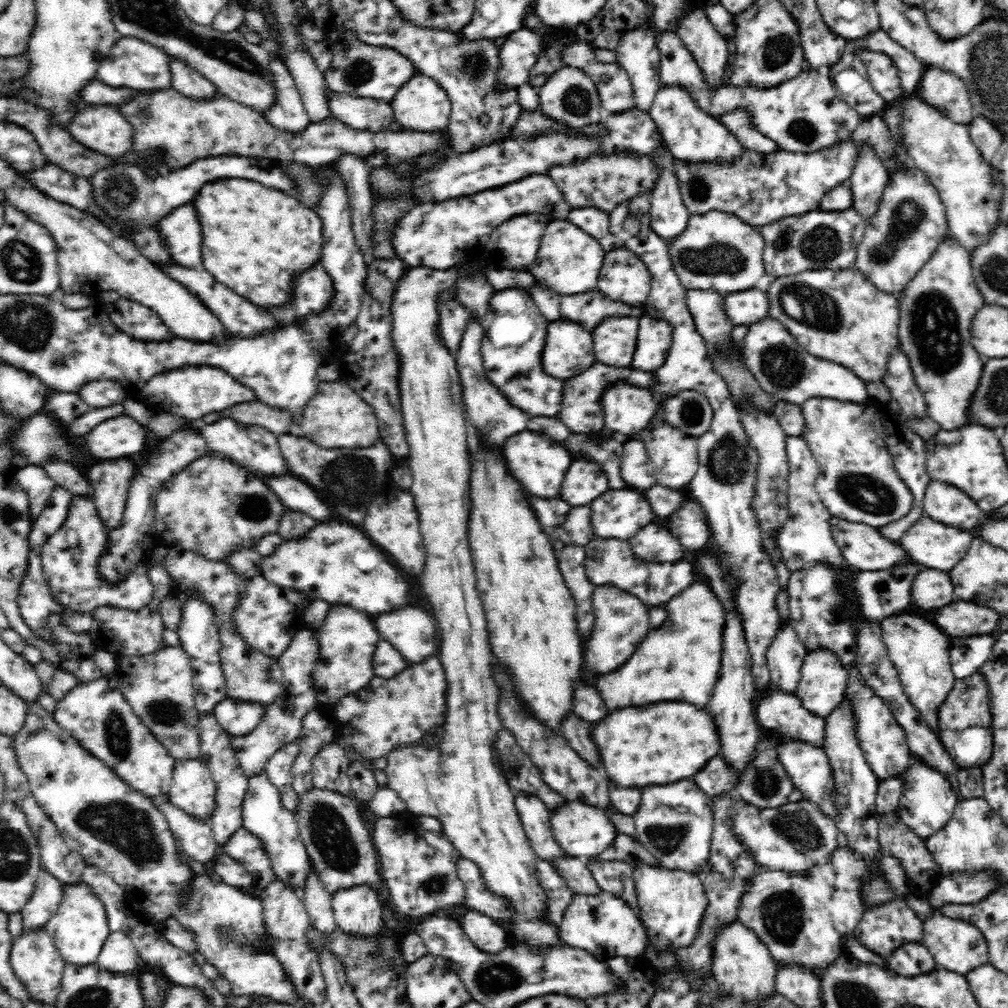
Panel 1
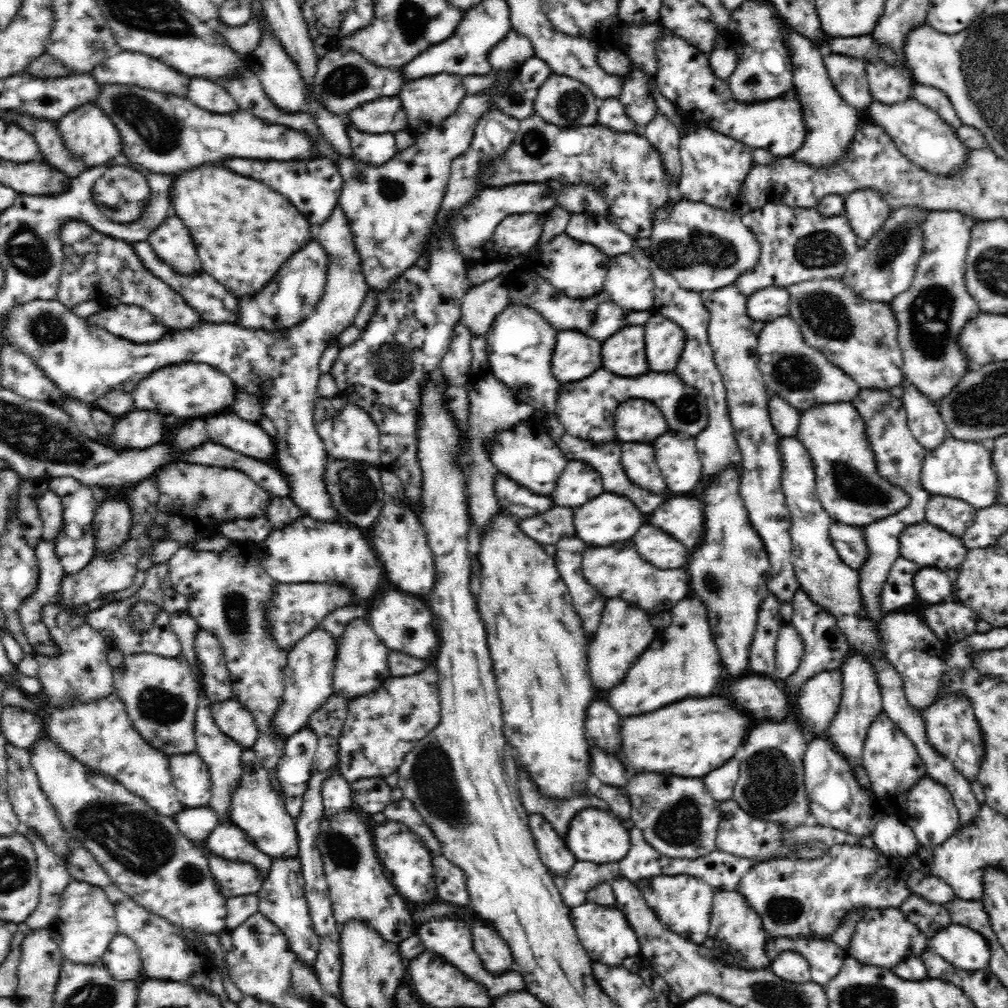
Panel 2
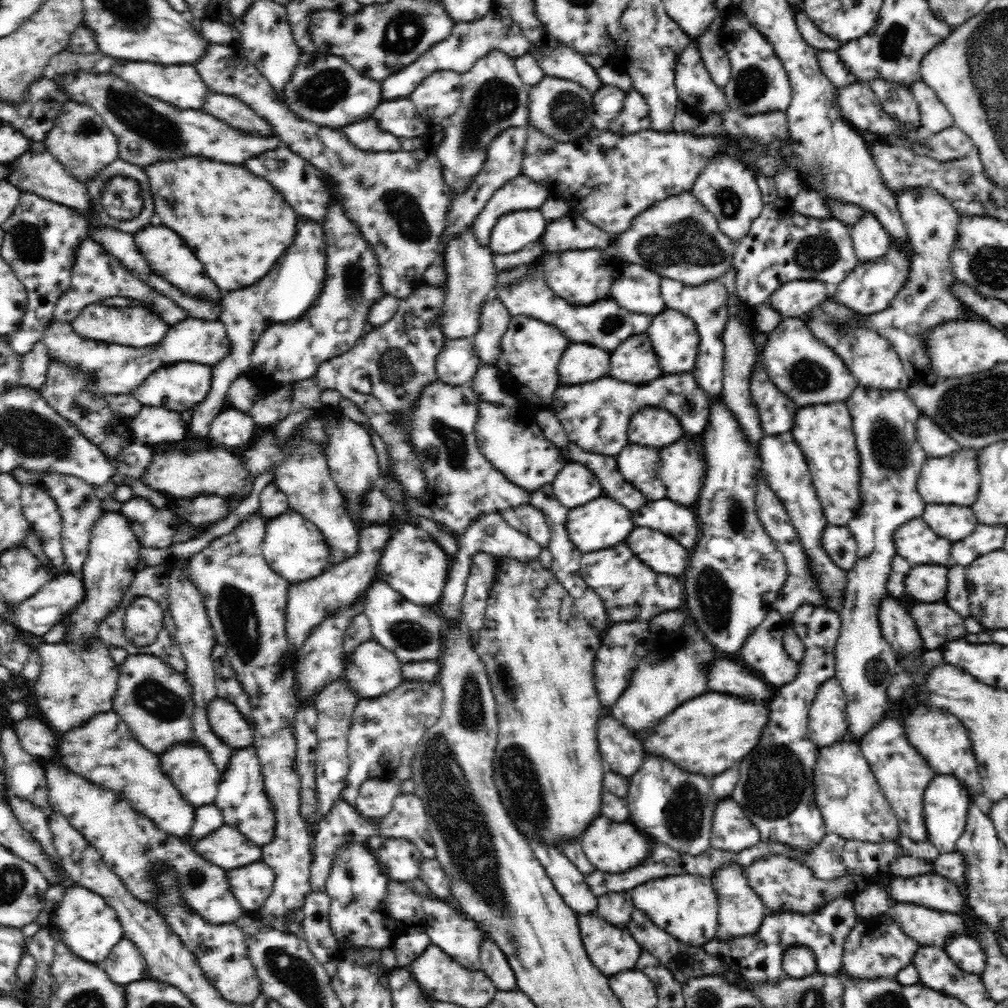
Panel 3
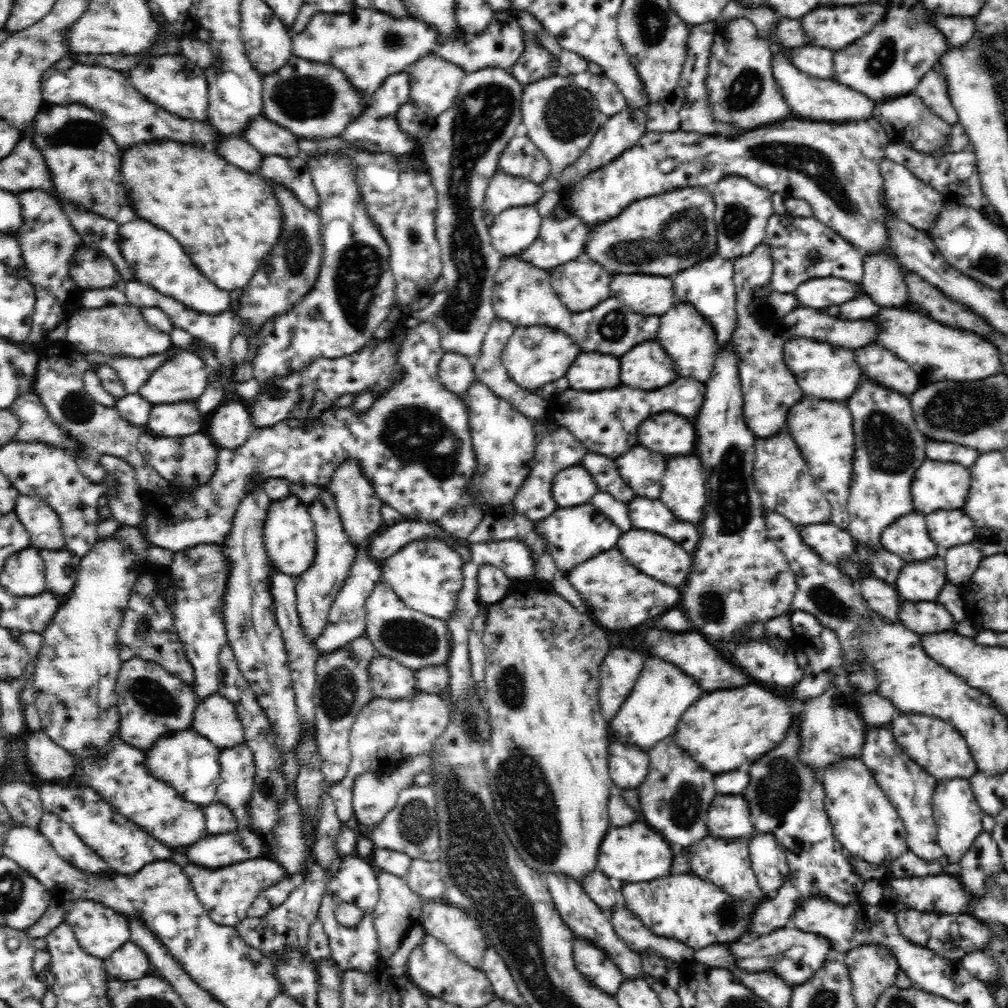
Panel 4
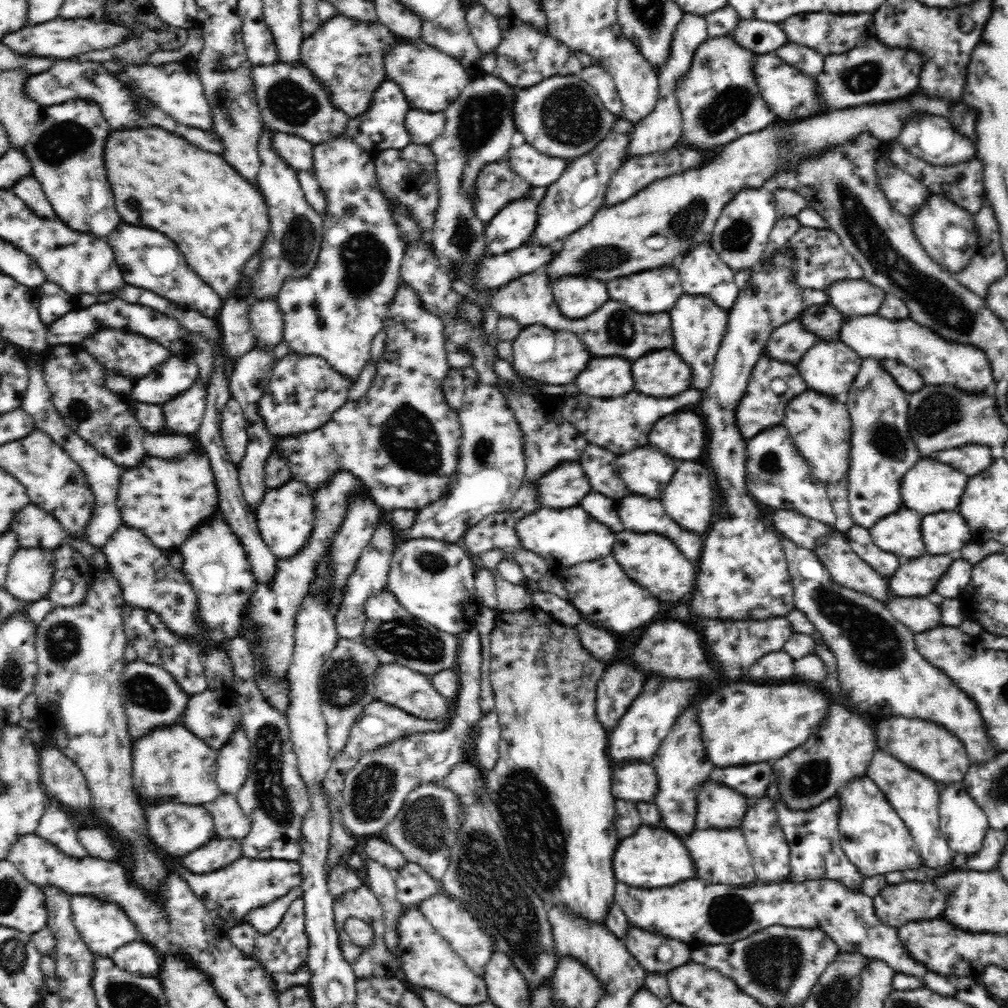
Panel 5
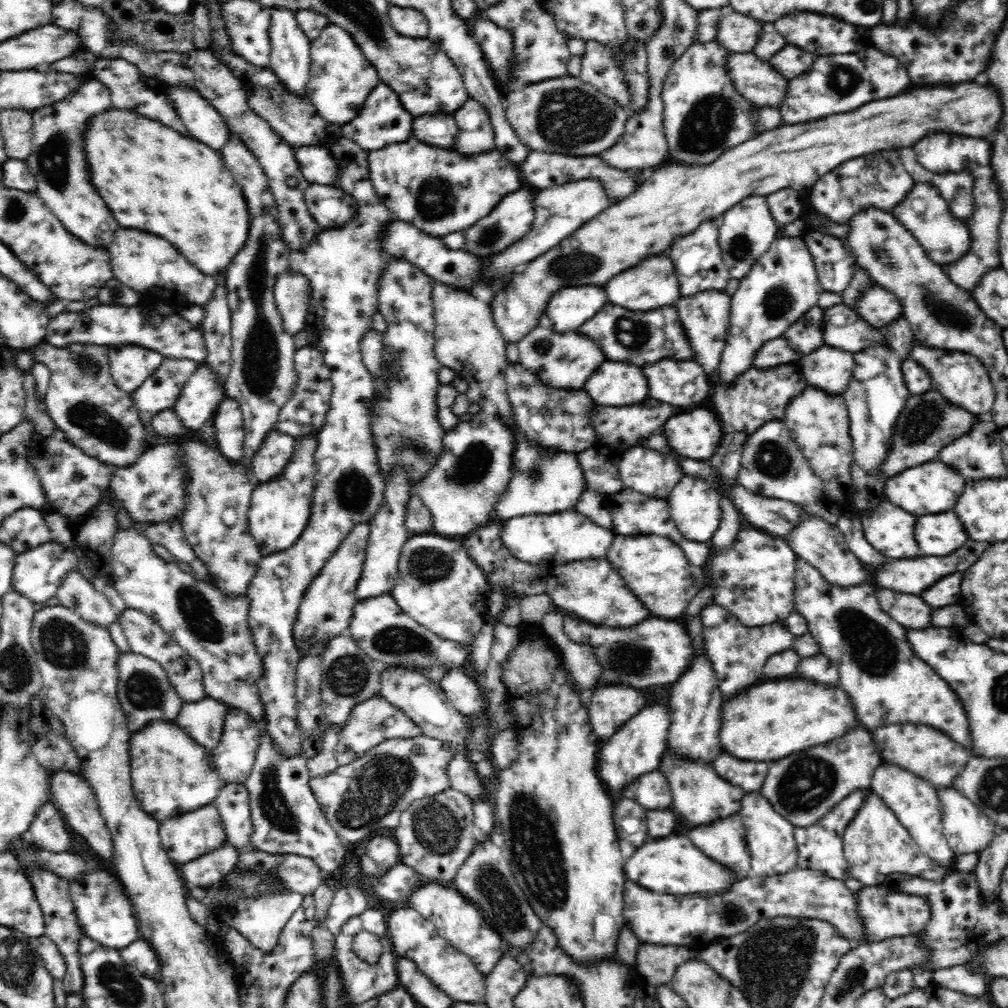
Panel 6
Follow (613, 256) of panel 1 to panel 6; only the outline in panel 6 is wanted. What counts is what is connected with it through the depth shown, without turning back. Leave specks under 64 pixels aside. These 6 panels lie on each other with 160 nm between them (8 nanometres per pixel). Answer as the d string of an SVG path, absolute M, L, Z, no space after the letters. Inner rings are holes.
M667 253L648 254L638 264L634 264L620 274L613 276L602 287L607 299L612 304L618 304L618 306L633 311L649 311L654 308L675 305L681 299L679 282Z

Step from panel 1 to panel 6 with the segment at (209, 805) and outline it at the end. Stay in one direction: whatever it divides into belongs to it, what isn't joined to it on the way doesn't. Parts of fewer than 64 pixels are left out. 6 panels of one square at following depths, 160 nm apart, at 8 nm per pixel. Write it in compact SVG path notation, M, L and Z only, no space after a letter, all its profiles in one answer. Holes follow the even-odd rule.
M152 720L144 728L131 733L129 753L130 778L135 799L139 801L142 810L150 814L159 824L164 820L184 816L194 810L212 805L224 785L211 751L192 740L182 727L168 720Z

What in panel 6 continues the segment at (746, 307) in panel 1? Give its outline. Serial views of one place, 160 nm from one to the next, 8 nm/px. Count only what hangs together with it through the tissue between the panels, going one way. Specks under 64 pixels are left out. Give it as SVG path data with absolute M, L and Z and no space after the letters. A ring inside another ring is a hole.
M874 284L857 302L857 313L873 327L885 331L890 324L902 320L903 306L893 292Z

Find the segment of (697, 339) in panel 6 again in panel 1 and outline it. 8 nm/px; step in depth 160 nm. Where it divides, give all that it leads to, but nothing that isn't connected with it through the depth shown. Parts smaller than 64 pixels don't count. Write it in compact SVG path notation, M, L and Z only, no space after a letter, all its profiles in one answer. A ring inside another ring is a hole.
M643 314L639 319L638 344L632 369L652 373L660 370L668 360L673 332L666 320Z

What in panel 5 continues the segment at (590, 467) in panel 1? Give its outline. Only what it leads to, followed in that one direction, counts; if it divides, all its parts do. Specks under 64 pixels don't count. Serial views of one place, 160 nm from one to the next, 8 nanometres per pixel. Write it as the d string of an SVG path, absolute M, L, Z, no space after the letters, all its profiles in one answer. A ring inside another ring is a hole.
M567 461L542 474L532 483L538 505L542 508L563 509L578 506L592 491L588 477L579 462Z

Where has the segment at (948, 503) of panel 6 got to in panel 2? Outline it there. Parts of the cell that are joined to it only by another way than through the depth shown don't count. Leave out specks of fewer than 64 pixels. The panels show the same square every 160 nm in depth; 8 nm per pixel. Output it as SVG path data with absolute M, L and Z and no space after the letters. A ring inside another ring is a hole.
M948 436L937 449L927 451L920 476L922 489L931 495L962 500L975 509L992 506L996 500L998 479L992 467L991 455L989 443L962 441Z

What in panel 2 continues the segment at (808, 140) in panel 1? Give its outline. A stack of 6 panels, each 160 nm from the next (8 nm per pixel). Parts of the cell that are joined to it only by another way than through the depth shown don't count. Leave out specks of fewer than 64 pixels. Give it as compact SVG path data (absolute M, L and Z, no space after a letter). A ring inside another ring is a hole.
M666 29L657 42L657 57L655 79L660 92L695 122L753 149L770 151L778 157L788 157L804 144L806 133L802 107L796 99L794 88L780 98L761 103L736 102L727 81L718 78L711 69L708 54L676 36L670 29Z

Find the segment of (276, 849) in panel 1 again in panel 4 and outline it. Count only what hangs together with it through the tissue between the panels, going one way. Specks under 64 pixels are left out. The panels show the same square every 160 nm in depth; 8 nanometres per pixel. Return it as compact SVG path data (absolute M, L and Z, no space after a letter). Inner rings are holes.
M245 743L234 745L232 748L221 749L219 756L221 773L216 782L217 801L230 808L236 816L238 823L243 825L247 822L245 810L252 796L252 782L254 782L255 768L252 749Z

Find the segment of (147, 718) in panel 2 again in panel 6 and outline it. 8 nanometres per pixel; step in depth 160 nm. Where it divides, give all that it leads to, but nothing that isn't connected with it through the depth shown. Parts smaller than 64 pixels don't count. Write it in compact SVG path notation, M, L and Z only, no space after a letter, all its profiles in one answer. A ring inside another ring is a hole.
M132 653L118 654L118 700L126 717L126 724L131 733L144 728L152 720L175 720L183 702L176 694L166 671L151 658Z

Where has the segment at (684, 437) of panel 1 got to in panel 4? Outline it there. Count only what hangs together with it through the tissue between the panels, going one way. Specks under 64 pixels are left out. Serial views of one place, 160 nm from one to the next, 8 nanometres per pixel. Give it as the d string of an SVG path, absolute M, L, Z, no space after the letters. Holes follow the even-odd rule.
M694 452L690 456L668 458L660 500L678 519L700 524L709 500L707 475Z

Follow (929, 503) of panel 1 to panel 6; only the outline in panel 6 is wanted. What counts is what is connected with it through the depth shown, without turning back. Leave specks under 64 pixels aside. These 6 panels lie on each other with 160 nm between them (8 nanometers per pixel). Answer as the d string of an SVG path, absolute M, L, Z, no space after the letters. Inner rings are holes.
M954 512L920 516L916 520L916 542L926 556L946 556L960 548L968 534Z

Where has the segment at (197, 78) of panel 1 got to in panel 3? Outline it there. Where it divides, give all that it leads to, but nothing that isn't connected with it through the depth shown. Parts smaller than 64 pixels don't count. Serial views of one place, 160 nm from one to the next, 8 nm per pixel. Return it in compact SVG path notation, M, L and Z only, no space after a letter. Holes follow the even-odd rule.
M211 91L207 96L205 109L217 120L222 120L230 127L261 137L276 137L272 125L262 116L258 116L253 108L235 96Z

